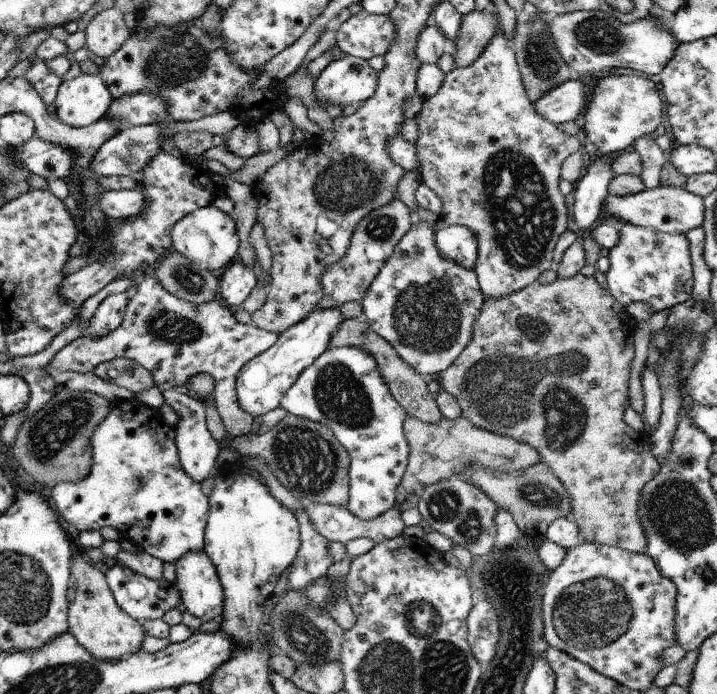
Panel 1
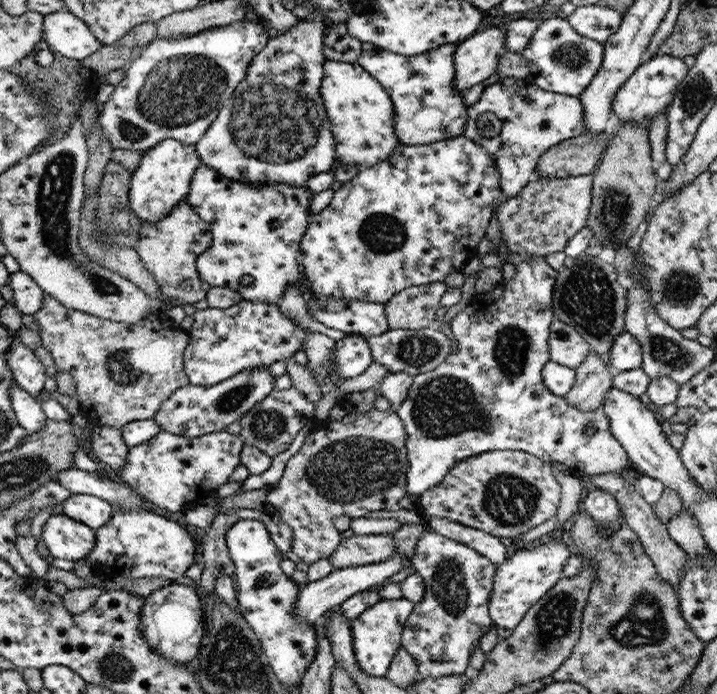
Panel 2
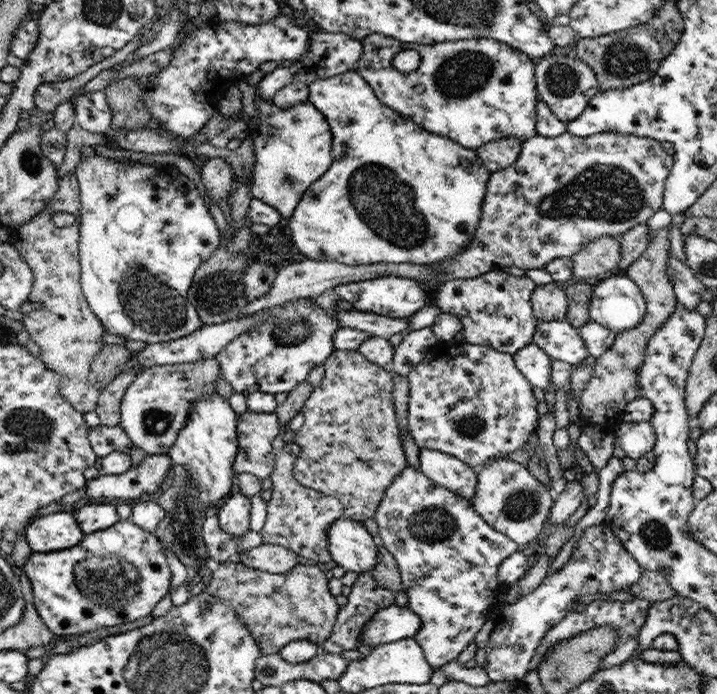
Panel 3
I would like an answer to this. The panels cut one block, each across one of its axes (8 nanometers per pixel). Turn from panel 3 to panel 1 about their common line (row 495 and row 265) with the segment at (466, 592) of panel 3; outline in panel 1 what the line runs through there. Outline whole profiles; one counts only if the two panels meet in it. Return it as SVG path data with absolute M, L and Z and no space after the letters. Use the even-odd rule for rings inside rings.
M425 221L412 224L380 268L361 302L363 317L378 336L389 342L398 356L427 379L439 376L472 340L474 320L485 296L473 268L446 260L436 248L434 234L441 227Z

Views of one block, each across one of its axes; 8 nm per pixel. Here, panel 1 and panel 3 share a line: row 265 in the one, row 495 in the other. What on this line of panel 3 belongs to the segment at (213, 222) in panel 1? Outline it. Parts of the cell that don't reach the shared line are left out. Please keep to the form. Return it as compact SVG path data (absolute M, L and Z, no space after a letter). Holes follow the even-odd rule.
M214 390L194 406L188 424L181 429L176 444L168 452L174 465L184 466L193 476L201 493L202 506L206 506L206 517L217 514L220 504L236 487L233 466L240 448L237 421L236 412L232 410L229 402Z

